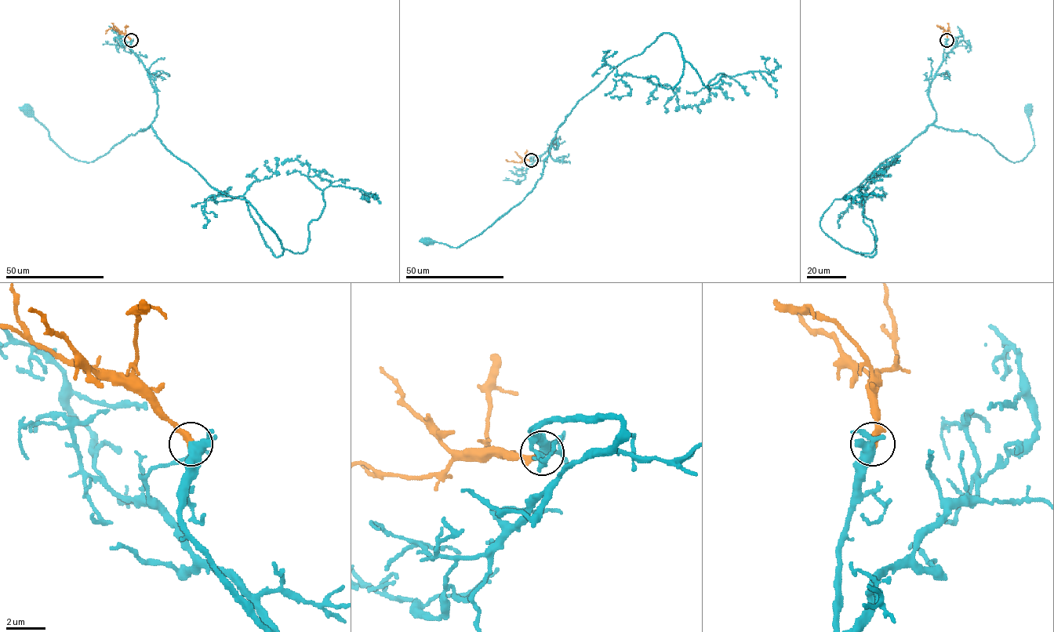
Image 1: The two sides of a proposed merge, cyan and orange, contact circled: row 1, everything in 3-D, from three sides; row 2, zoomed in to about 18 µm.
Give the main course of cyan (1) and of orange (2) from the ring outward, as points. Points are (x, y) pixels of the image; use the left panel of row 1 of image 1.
1: (131, 40), (130, 49), (156, 92), (158, 110), (148, 127), (92, 161), (81, 161), (50, 138), (28, 108)
2: (131, 40), (113, 28), (106, 34)

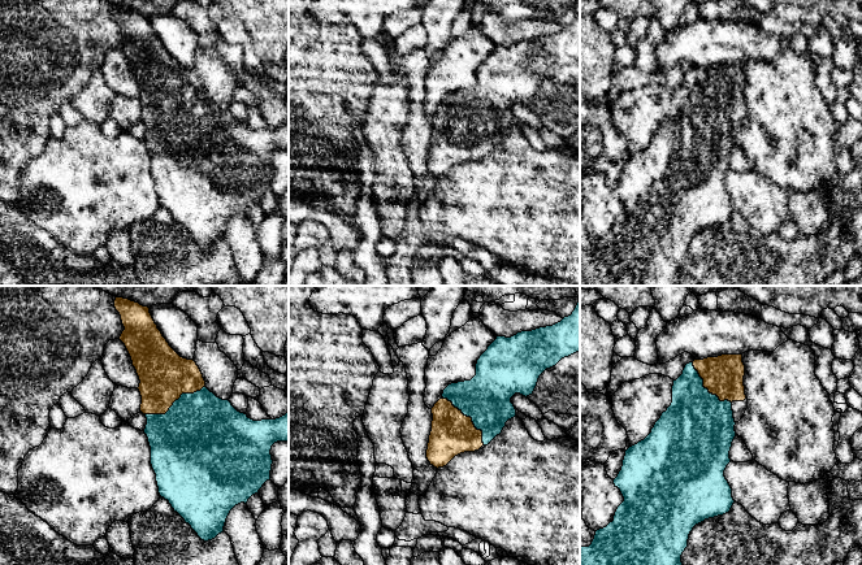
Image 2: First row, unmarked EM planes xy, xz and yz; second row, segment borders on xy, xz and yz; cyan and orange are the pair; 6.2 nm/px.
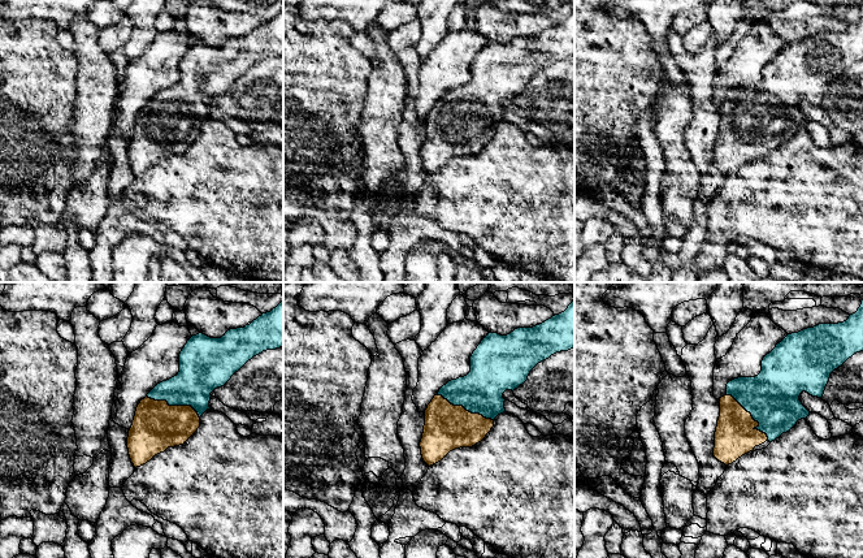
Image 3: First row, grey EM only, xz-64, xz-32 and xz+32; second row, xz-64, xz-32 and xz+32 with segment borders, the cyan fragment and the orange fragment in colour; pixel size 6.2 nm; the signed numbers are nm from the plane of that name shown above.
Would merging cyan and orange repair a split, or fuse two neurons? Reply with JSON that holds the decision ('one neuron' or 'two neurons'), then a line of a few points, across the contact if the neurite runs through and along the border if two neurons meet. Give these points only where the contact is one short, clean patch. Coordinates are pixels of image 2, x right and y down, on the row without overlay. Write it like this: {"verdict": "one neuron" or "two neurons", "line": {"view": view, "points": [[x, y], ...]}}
{"verdict": "one neuron"}

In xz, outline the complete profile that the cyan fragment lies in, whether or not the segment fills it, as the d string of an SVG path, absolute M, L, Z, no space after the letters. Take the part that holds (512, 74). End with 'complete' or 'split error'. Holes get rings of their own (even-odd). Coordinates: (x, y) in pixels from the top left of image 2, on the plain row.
M580 10L571 25L564 26L560 31L540 36L532 40L521 40L511 47L497 45L497 48L480 65L476 73L476 84L471 90L449 94L442 107L432 117L433 130L426 168L434 177L446 175L455 165L464 161L478 160L482 155L488 155L506 135L506 131L516 126L516 118L511 112L515 103L529 105L533 103L540 84L562 68L568 66L580 60Z; split error

